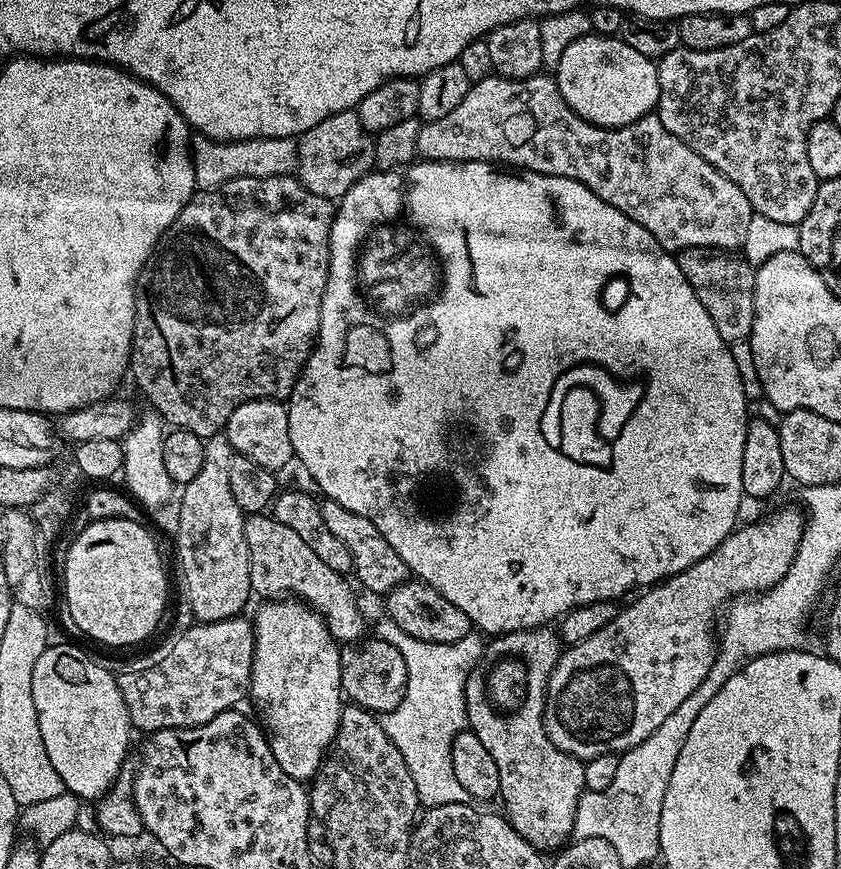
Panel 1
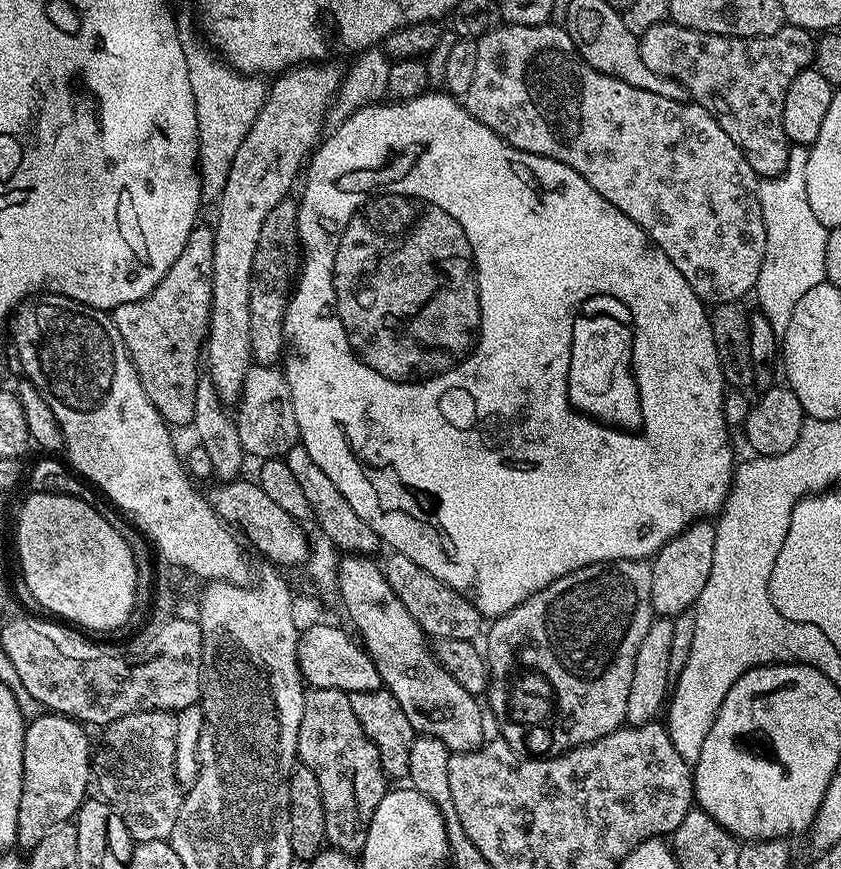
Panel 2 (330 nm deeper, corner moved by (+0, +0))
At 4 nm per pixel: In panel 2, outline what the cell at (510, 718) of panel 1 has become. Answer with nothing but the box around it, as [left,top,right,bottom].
[486,560,654,756]

